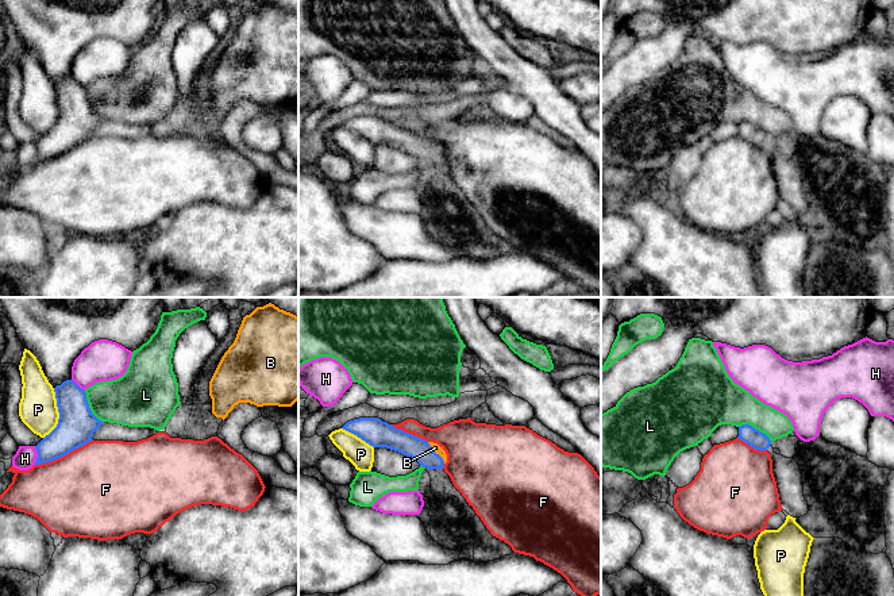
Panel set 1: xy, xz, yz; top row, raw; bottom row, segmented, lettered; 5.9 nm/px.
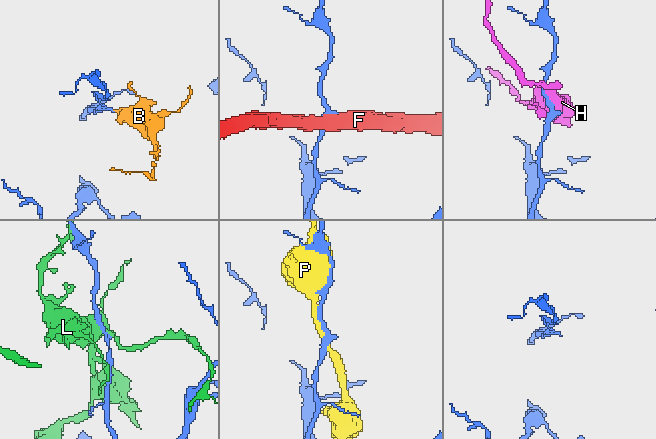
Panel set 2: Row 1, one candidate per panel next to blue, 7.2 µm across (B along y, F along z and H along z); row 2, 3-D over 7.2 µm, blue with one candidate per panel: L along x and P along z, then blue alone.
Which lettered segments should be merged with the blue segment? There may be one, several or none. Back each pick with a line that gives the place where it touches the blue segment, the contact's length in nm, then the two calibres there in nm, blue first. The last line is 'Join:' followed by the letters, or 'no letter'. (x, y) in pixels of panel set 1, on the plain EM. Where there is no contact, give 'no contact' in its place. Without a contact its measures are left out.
B: meets blue in xz at (434, 149); contact 170 nm long; 130 nm thick on the blue side, 50 nm on the other
Join: B

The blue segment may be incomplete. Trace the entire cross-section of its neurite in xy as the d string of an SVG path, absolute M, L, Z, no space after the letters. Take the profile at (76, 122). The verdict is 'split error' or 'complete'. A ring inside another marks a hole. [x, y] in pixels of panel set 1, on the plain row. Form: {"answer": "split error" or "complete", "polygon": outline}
{"answer": "complete", "polygon": "M66 77L54 85L59 116L57 124L46 132L36 143L38 154L35 162L54 158L70 149L93 138L93 130L104 120L90 108L86 91L73 77Z"}

